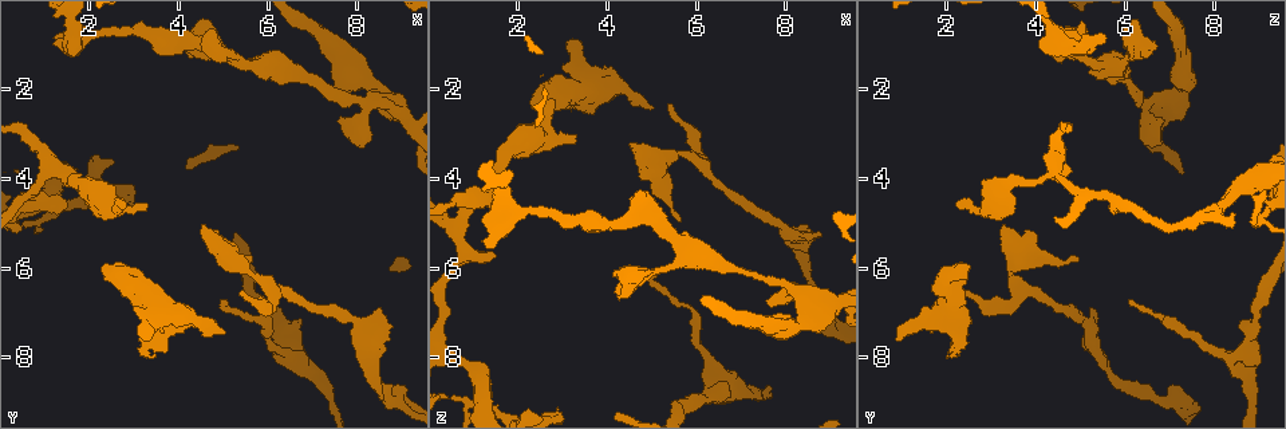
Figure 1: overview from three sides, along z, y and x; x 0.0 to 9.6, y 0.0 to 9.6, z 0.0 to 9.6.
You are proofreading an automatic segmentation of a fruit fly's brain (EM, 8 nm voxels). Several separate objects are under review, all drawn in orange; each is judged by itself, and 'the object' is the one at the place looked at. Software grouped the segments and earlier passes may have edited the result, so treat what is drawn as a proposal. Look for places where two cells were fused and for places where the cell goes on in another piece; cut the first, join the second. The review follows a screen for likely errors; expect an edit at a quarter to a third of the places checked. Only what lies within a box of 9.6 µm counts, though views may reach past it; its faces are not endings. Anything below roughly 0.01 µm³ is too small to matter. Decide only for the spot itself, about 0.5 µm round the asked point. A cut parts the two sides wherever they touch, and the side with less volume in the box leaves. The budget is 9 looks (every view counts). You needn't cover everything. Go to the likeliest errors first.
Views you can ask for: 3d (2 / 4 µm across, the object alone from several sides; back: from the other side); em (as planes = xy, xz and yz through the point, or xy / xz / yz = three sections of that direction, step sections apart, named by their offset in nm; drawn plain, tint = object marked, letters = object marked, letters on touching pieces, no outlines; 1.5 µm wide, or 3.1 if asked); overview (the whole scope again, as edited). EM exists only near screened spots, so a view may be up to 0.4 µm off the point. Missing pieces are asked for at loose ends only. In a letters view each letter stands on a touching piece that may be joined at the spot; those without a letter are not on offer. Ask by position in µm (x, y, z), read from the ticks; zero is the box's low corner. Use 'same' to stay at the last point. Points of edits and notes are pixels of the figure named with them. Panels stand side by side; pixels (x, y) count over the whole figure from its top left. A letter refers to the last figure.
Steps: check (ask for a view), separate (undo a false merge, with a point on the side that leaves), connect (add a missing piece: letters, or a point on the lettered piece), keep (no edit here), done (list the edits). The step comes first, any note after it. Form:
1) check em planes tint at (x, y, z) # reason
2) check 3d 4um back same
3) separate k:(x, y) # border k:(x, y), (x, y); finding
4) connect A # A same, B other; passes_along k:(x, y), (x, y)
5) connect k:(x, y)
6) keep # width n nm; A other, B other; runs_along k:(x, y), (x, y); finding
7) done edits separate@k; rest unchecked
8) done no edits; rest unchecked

check em planes letters at (4.95, 7.50, 2.50) # branch stops here

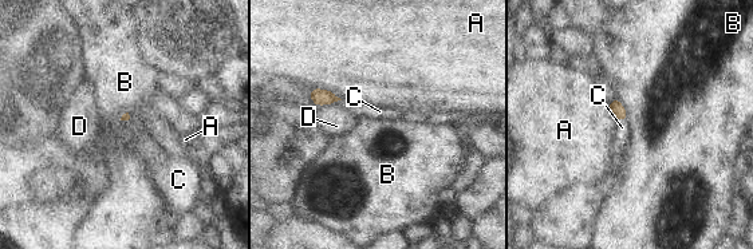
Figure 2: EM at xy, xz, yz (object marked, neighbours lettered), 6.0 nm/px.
connect C # A other, B other, C same, D other; passes_along 2:(615, 106), (622, 119), (622, 127); it goes on there

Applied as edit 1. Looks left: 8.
check overview # see it whole again

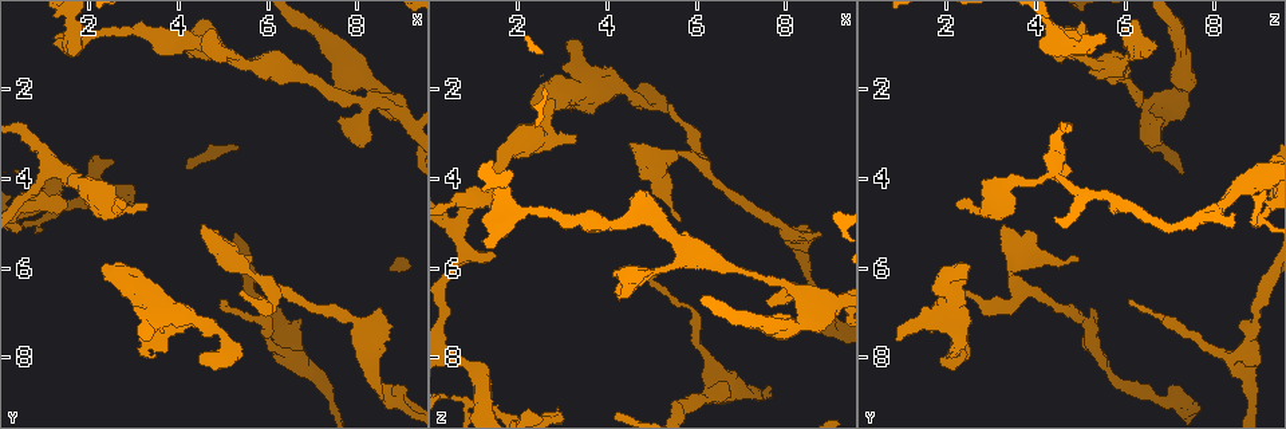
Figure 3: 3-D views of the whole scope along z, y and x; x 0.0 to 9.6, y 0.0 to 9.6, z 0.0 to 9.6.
check em planes tint at (1.30, 3.90, 4.50) # thin neck

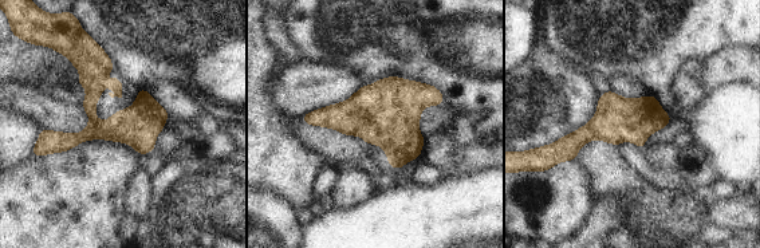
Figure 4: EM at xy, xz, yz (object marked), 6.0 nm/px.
check em planes letters same # what lies round it

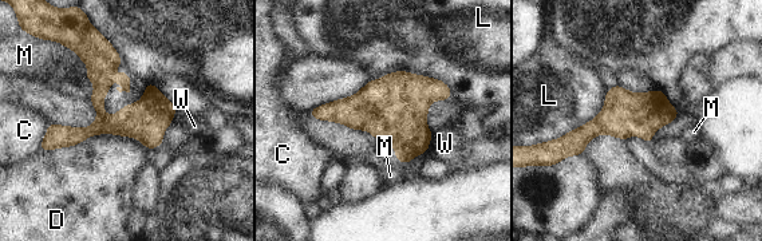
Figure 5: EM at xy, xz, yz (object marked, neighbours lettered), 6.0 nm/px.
keep # C other, D other, L other, M other, W other; runs_along 5:(101, 43), (101, 121), (48, 146); all the same cell

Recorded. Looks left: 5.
check em planes tint at (0.90, 4.90, 9.05)

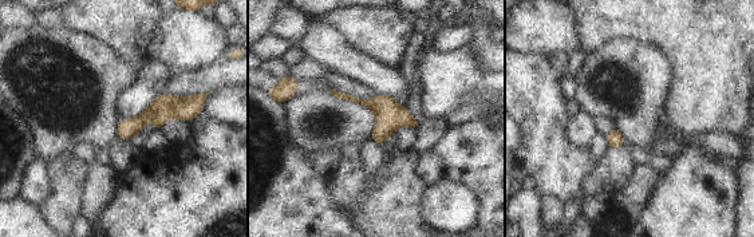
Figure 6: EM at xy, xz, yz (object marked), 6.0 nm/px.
check em planes letters same # what lies round it

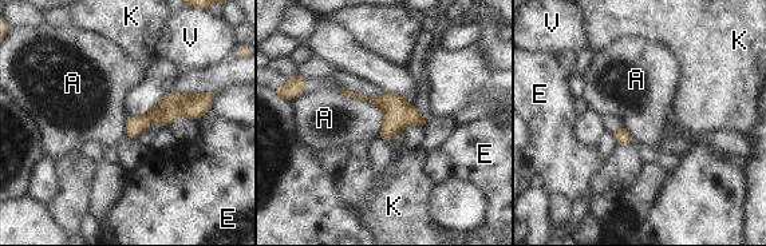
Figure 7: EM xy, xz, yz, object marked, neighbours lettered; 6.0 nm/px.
keep # longest_contact A 380 nm; A other, E other, K other, V other; runs_along 7:(209, 95), (129, 131); continuous, no second cell

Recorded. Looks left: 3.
check 3d 4um back at (8.25, 1.90, 7.30) # side arm on a straight run

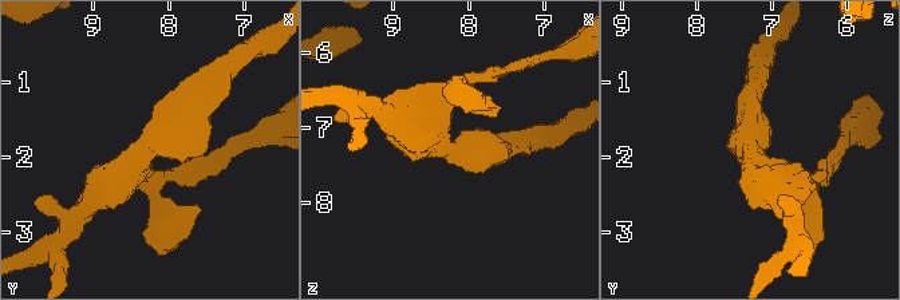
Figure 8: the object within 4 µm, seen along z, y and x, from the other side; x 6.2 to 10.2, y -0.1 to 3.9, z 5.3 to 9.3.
check em planes letters at (8.25, 1.95, 7.25) # arms 3; arm_widths 200, 360, 400 nm; now the EM

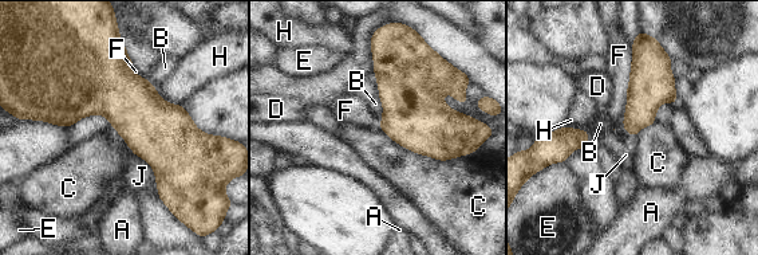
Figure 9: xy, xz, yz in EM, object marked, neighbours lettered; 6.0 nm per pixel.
keep # A other, B other, C other, D other, E other, F other, H other, J other; border 9:(632, 44), (623, 126), (634, 137); all the same cell

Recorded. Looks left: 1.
done edits connect@2; rest unchecked

